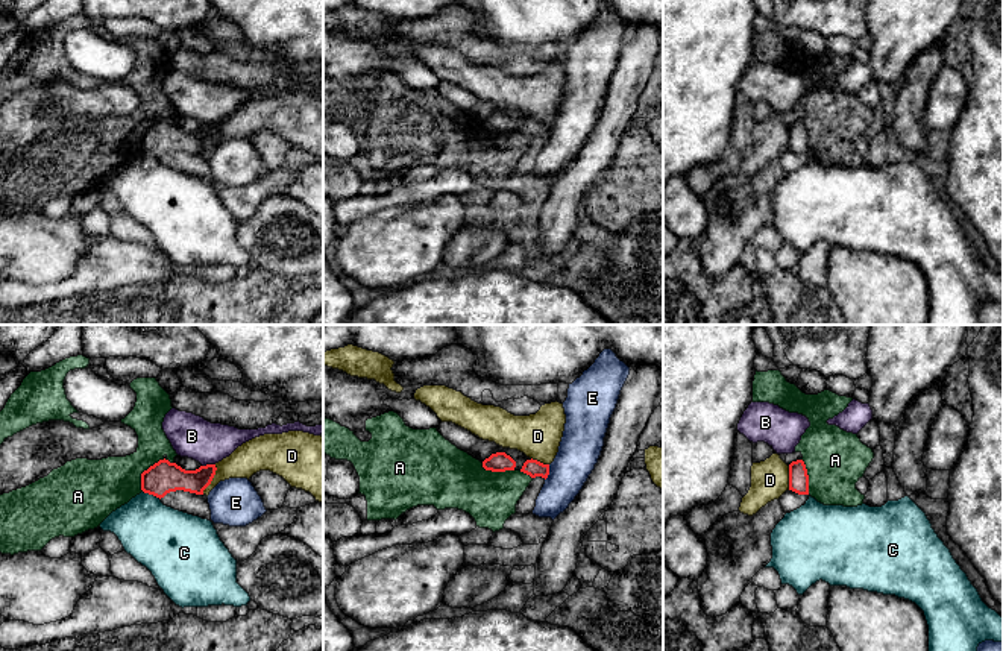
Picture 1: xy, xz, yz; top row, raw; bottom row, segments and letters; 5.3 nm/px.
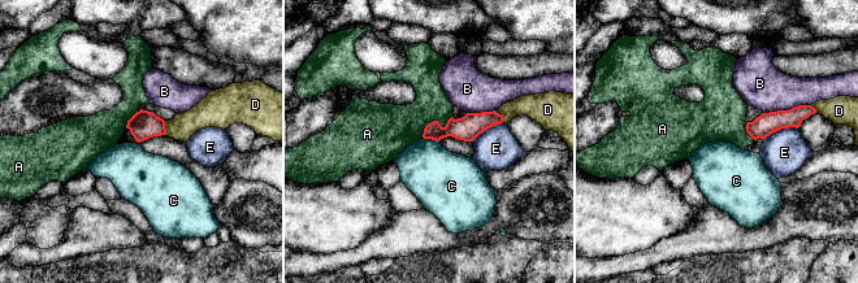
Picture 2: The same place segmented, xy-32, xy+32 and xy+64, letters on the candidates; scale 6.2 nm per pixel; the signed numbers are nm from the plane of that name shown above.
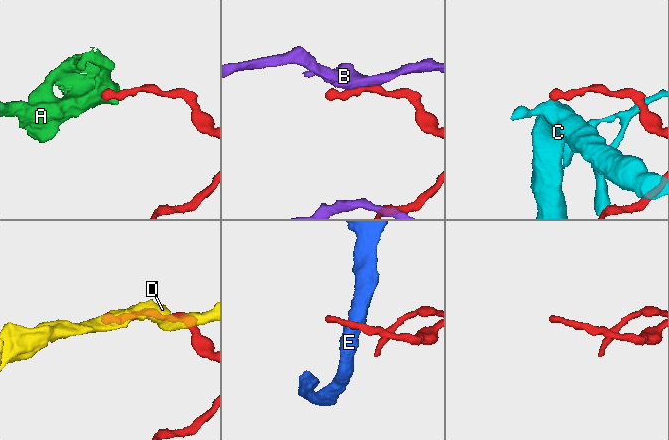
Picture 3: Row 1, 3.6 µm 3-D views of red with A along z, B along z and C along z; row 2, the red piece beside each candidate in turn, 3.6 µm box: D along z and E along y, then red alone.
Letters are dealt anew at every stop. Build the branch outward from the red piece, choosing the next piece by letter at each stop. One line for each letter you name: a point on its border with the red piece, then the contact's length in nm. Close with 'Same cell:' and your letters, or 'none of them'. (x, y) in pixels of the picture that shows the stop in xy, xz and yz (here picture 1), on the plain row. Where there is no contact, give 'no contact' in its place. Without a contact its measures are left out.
Same cell: none of them

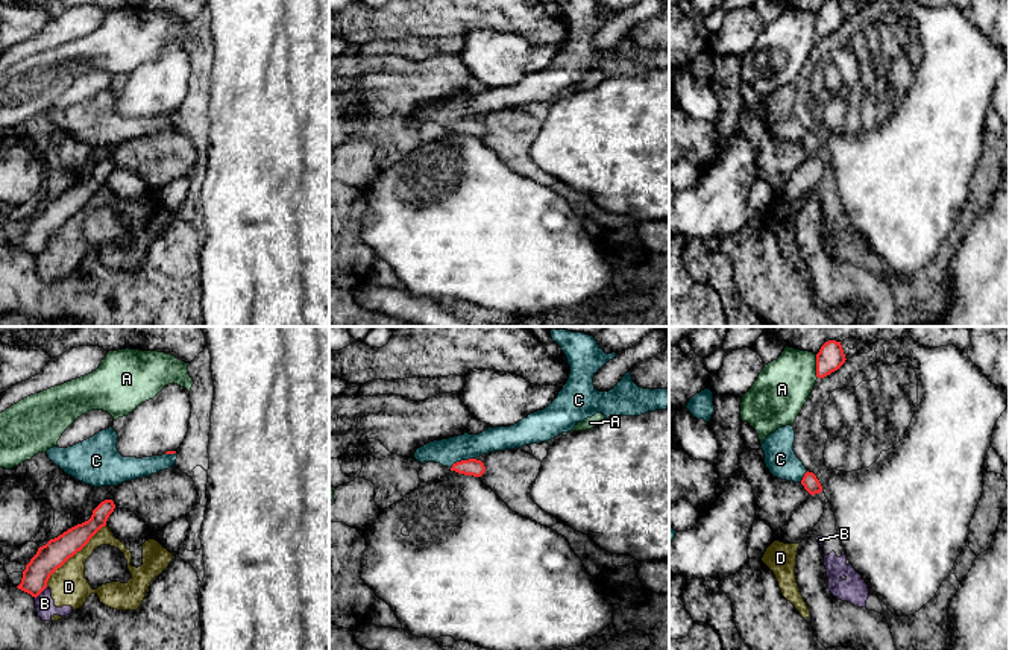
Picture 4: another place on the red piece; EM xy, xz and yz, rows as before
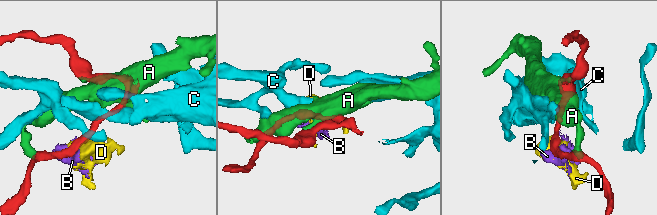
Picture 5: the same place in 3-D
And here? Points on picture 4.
C: contact xz (462, 120); length 150 nm
Same cell: C

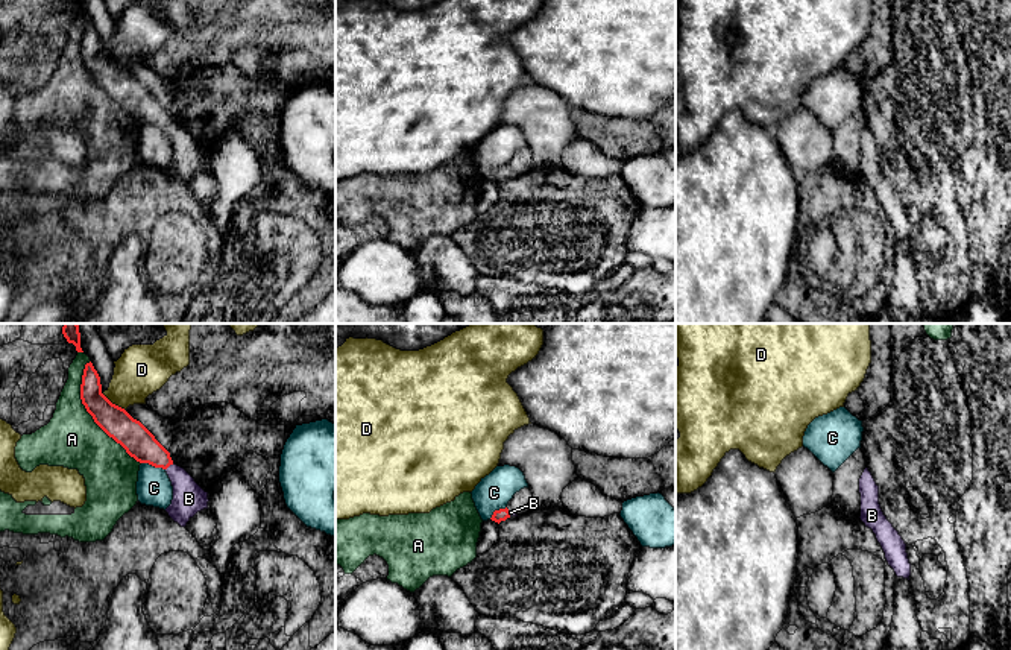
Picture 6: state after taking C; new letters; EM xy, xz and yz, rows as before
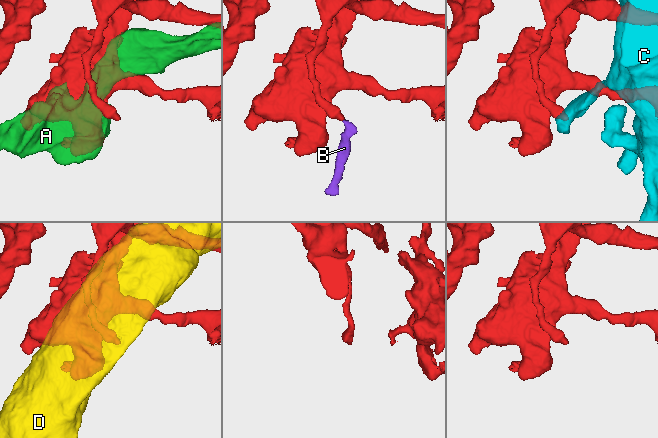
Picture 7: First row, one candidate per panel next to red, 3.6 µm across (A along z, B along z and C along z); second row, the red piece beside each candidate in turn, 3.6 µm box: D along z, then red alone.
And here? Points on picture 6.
B: contact xy (169, 125); length 60 nm
Same cell: B

